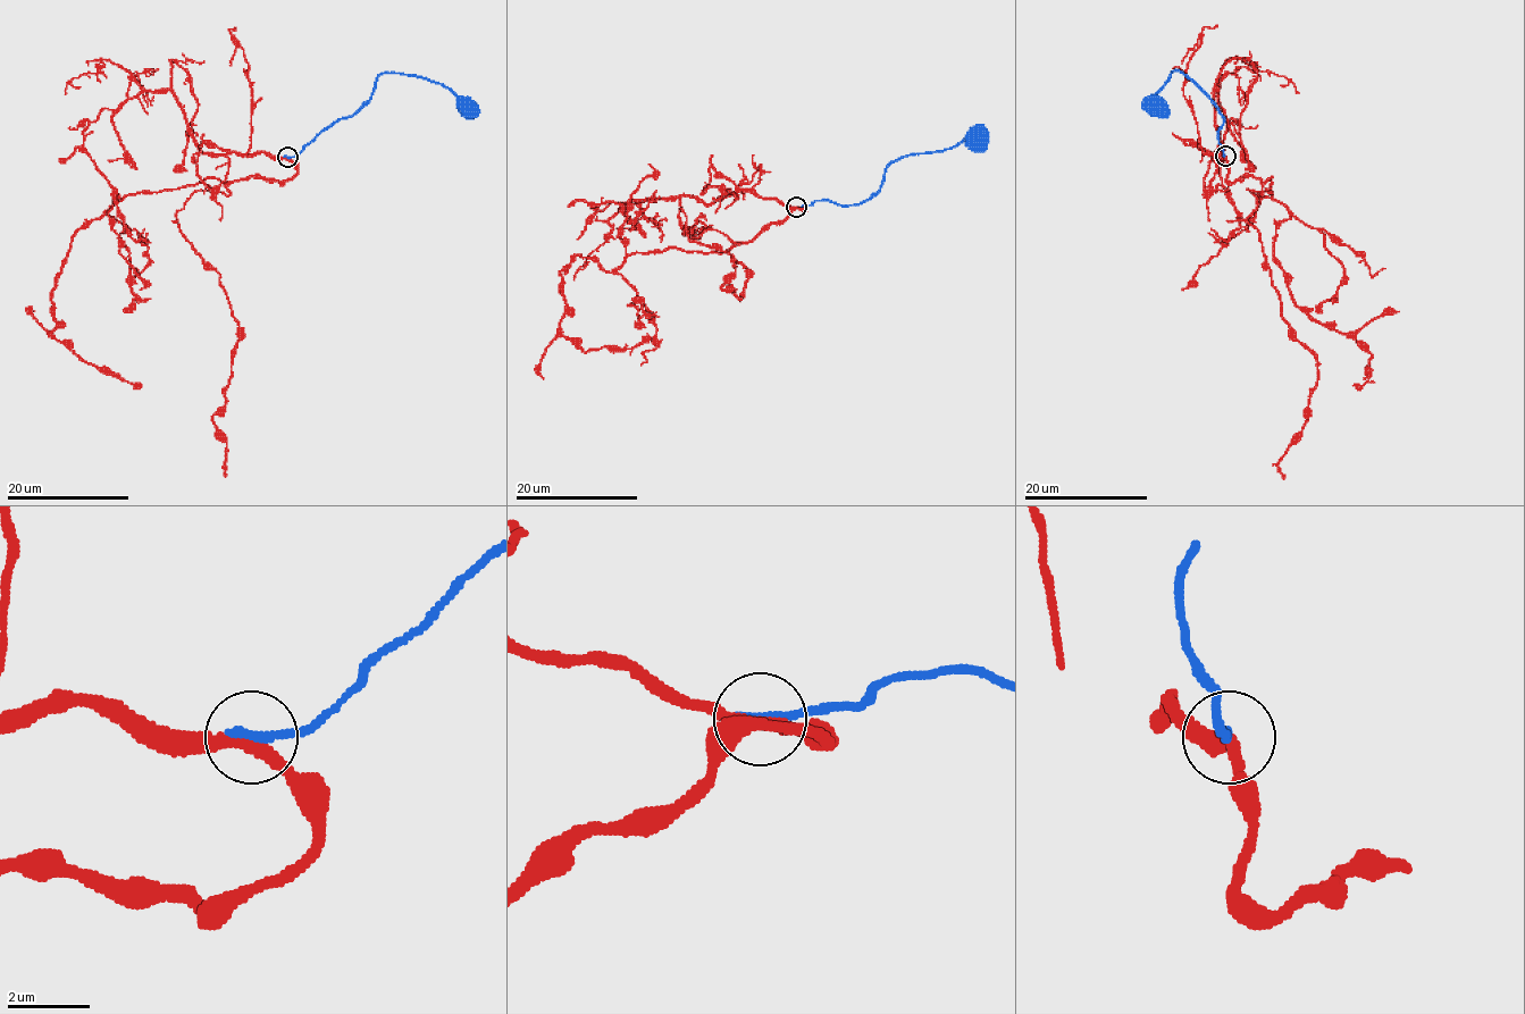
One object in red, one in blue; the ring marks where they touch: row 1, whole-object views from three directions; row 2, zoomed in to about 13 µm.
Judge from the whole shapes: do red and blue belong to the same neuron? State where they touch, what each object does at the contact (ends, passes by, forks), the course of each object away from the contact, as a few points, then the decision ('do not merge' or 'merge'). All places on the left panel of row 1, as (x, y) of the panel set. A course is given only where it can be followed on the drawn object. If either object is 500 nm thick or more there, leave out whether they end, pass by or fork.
(287, 157) | red passes by | blue ends | red via (286, 157), (296, 172), (282, 183), (203, 178), (128, 193), (73, 237), (51, 300), (51, 334), (137, 384) | blue via (287, 157), (353, 116), (384, 73), (443, 84), (464, 111) | merge

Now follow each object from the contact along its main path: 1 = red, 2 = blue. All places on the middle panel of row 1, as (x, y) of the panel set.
1: (795, 207), (723, 252), (631, 252), (610, 273), (577, 256), (560, 274), (560, 332), (586, 351), (646, 333)
2: (796, 207), (815, 201), (862, 203), (880, 189), (893, 162), (952, 149), (973, 135)

